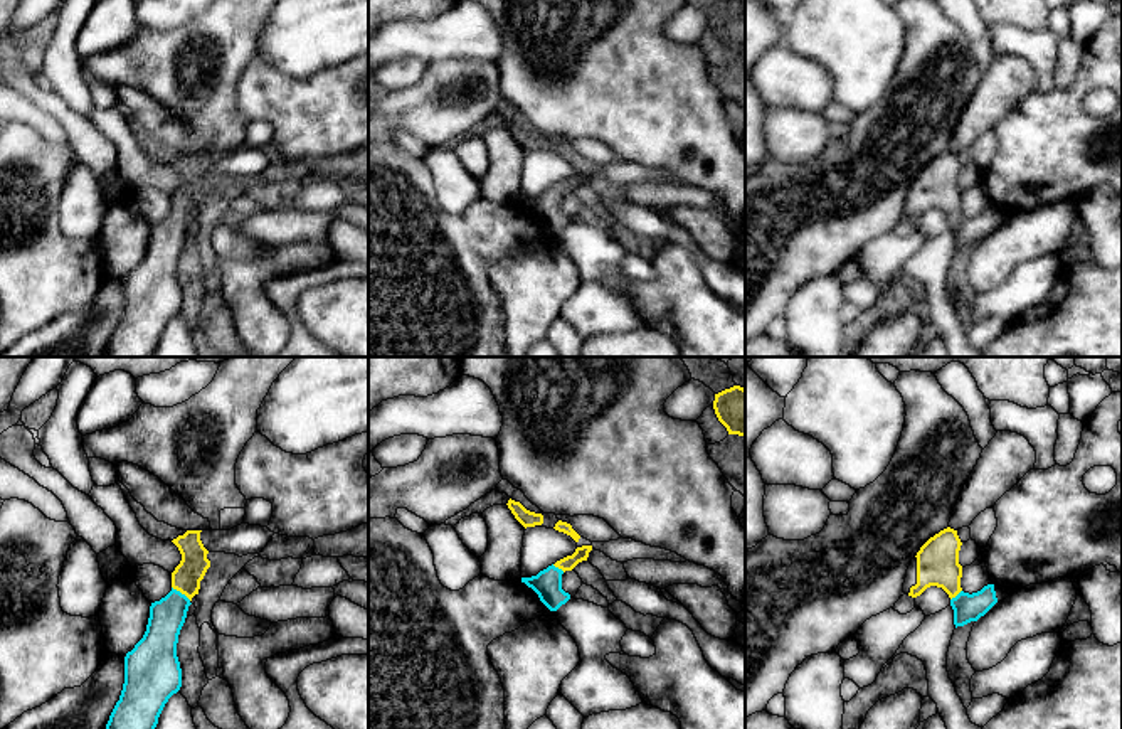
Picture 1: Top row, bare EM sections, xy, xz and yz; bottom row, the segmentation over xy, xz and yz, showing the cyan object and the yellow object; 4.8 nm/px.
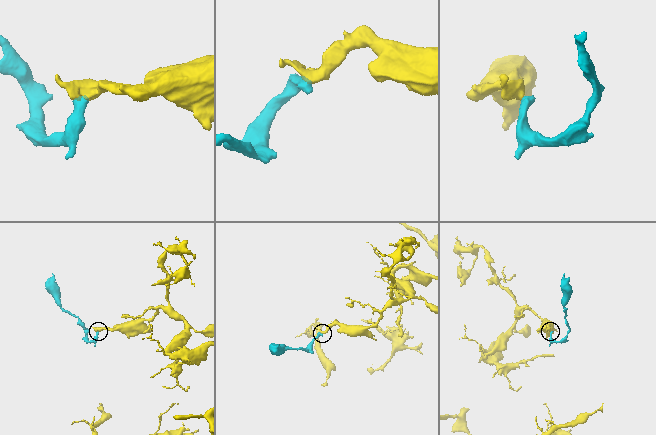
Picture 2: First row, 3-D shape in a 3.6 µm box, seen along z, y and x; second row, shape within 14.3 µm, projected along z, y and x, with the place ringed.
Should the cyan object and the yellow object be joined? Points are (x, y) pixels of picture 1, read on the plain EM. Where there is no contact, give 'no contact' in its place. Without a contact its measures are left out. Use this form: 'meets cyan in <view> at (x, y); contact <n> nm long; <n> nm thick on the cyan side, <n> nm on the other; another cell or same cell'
meets cyan in xy at (180, 216); contact 120 nm long; 170 nm thick on the cyan side, 140 nm on the other; same cell

